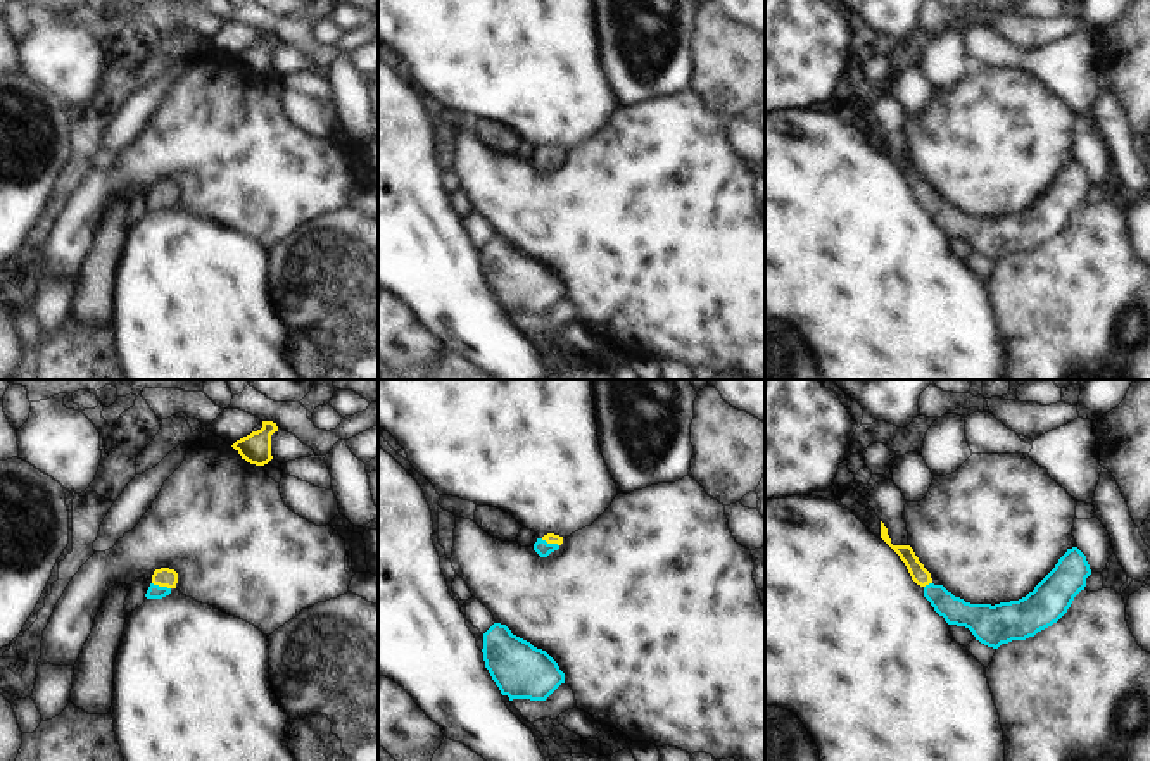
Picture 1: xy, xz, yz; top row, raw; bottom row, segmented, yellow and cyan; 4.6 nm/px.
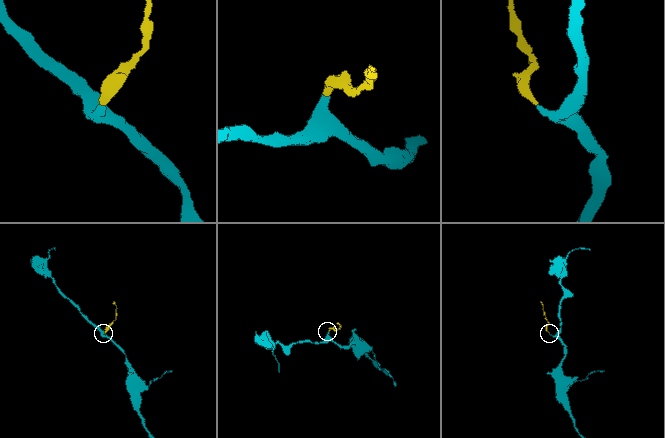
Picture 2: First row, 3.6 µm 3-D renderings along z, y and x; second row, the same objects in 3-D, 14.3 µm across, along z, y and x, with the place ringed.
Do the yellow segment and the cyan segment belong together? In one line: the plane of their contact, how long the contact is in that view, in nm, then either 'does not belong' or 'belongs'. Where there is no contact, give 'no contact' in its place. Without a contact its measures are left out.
xy | 90 nm | belongs

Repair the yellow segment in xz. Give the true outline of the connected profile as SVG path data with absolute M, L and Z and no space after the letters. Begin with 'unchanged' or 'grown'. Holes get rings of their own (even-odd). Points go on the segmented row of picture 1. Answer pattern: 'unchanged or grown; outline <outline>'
grown; outline M547 533L542 538L537 538L537 542L534 544L534 550L540 557L547 557L551 552L558 550L561 544L563 544L563 537Z

